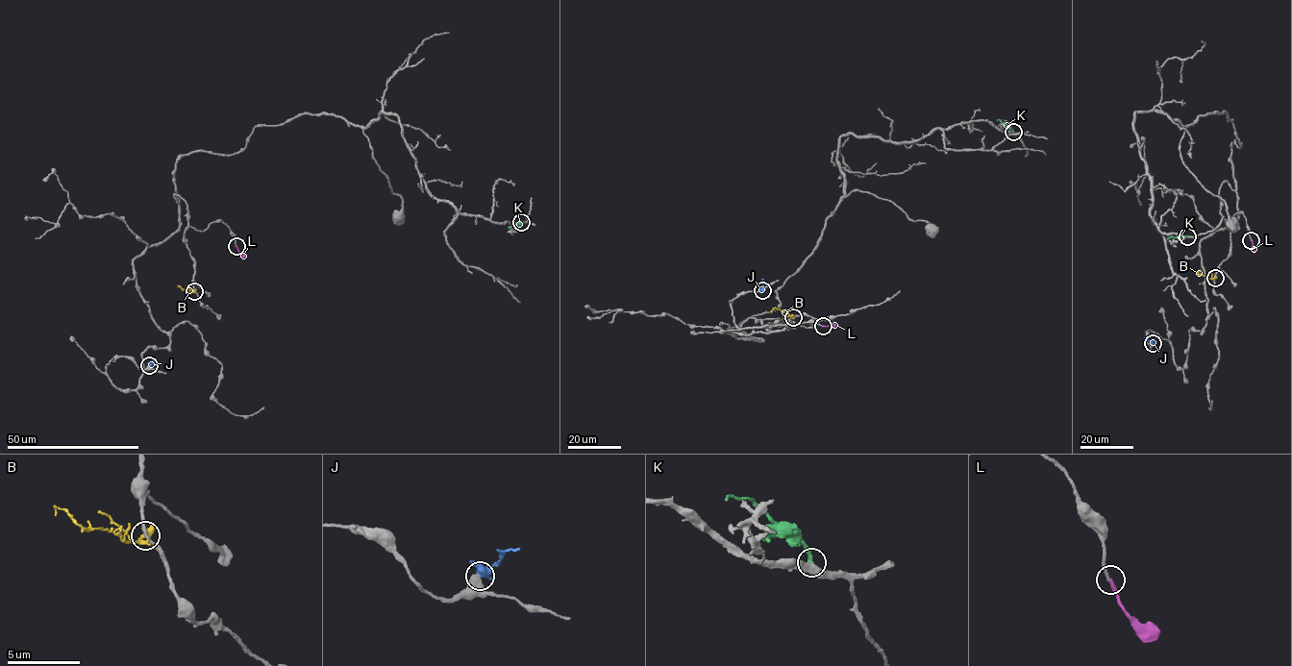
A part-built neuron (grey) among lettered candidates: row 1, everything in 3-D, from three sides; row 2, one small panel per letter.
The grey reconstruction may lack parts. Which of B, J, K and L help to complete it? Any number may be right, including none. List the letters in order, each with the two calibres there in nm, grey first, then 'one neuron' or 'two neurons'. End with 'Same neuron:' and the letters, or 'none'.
B: calibres 200 and 440 nm; two neurons
J: calibres 650 and 500 nm; two neurons
K: calibres 400 and 220 nm; two neurons
L: calibres 170 and 200 nm; one neuron
Same neuron: L

